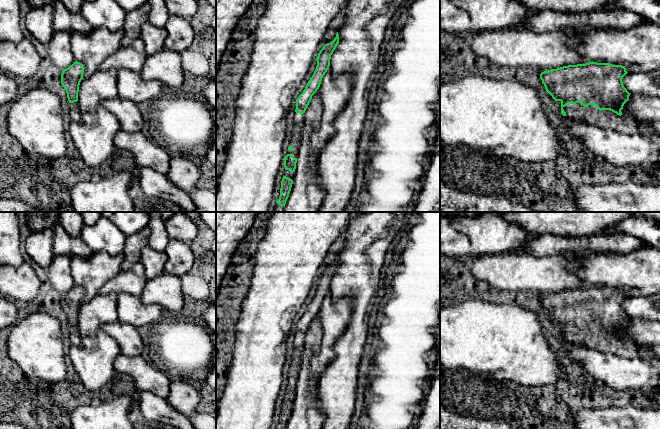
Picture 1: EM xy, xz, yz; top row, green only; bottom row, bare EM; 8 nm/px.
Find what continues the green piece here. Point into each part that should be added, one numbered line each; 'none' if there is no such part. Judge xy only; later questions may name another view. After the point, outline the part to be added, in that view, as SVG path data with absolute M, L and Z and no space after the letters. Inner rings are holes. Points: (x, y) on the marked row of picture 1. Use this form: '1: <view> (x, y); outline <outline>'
1: xy (74, 112); outline M78 102L69 103L69 115L71 121L80 122L81 121L81 112L79 110Z

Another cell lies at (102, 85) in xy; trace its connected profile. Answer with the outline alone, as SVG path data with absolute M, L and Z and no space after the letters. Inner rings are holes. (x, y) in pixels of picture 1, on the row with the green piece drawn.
M116 69L97 70L79 85L78 106L81 114L93 112L106 99L118 97Z

